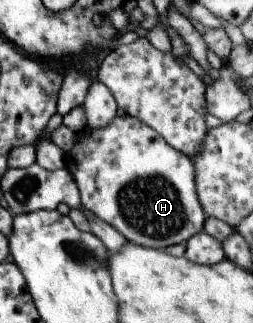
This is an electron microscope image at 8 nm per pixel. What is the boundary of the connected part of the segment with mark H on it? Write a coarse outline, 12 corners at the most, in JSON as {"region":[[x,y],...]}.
{"region":[[135,117],[76,135],[80,205],[163,250],[202,230],[190,158]]}

